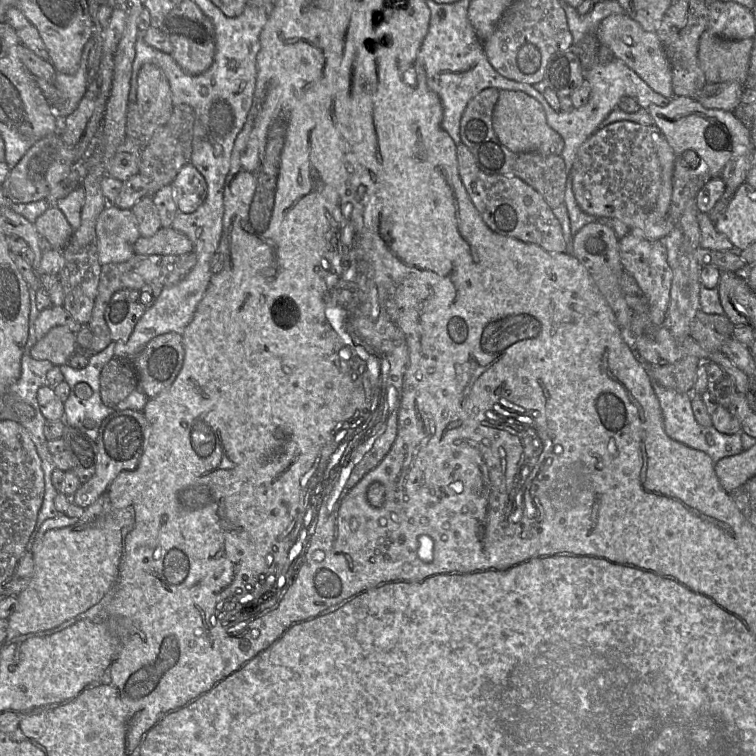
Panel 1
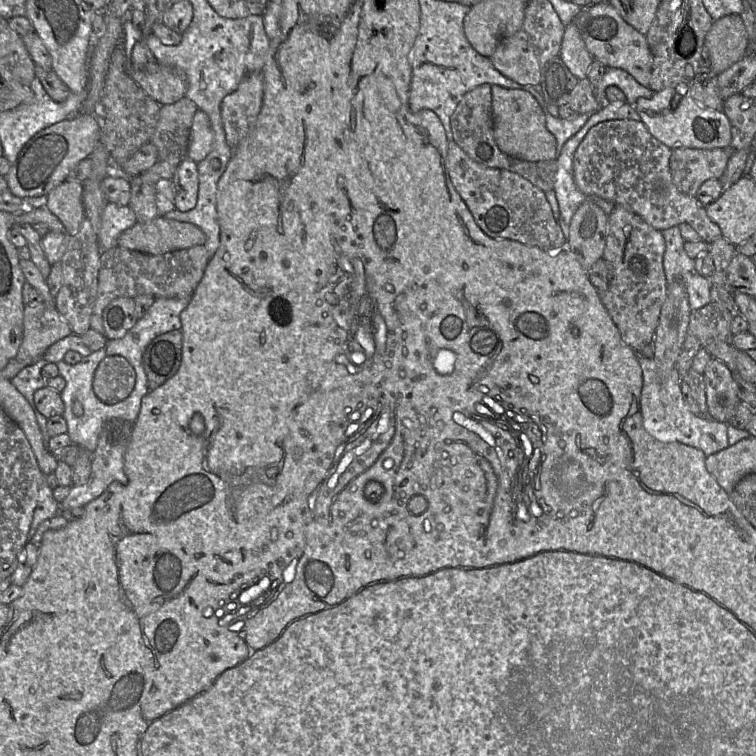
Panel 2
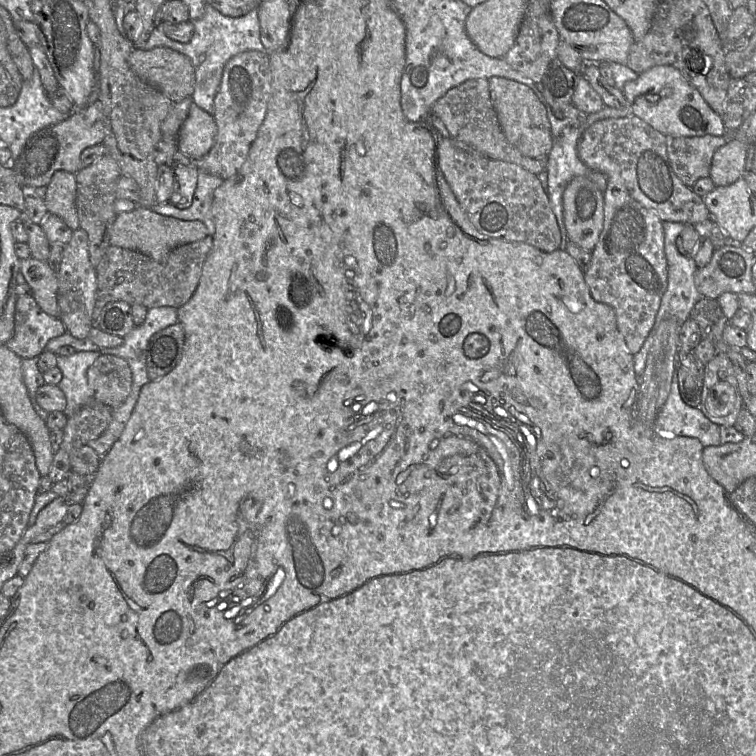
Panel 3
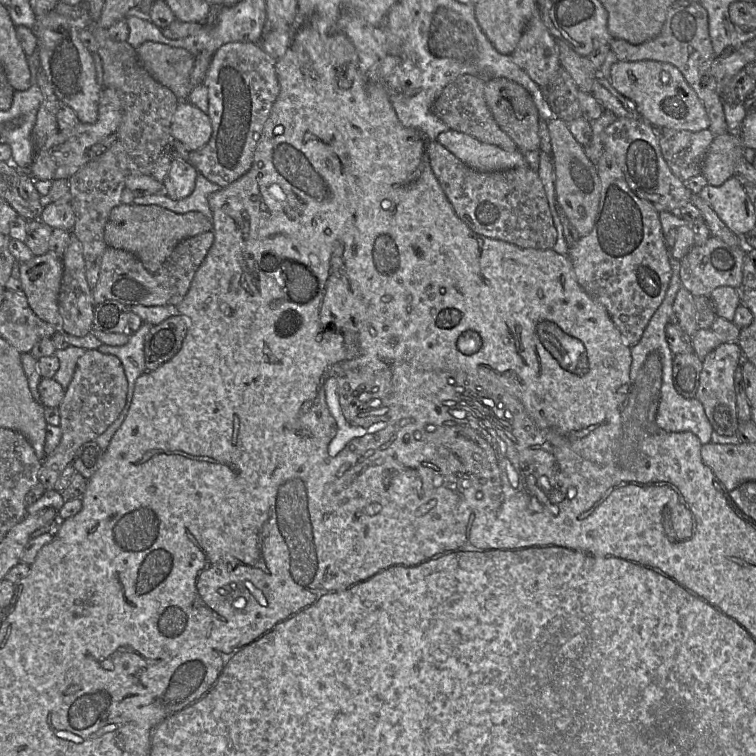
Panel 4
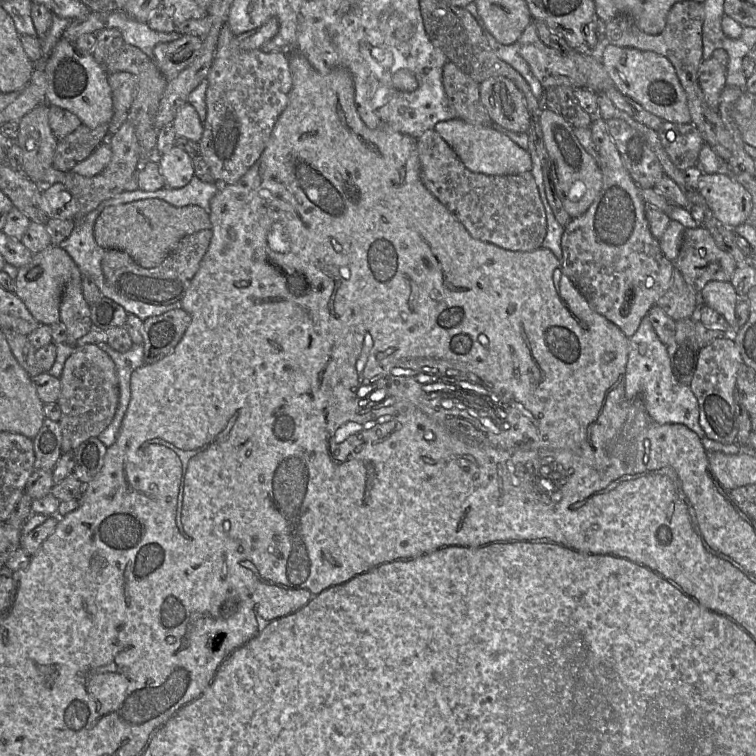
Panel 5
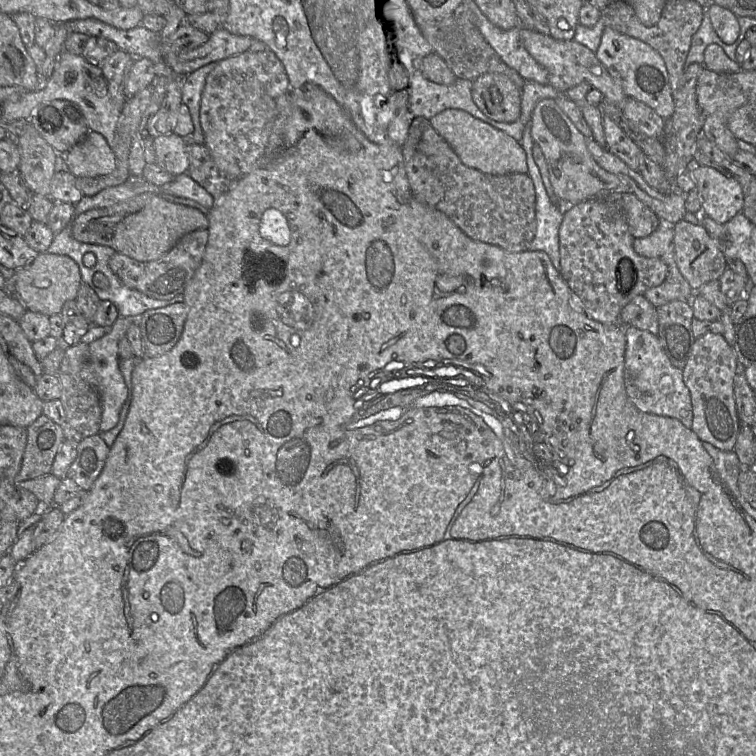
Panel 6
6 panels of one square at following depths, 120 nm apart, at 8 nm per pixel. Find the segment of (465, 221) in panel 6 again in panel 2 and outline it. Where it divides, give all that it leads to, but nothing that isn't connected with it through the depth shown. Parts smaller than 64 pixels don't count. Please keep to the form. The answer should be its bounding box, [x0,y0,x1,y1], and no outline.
[446,140,566,253]

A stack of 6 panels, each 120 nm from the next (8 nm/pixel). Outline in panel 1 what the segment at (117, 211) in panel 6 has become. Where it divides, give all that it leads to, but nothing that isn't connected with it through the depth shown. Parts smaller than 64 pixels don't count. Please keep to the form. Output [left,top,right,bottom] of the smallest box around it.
[134,227,193,255]

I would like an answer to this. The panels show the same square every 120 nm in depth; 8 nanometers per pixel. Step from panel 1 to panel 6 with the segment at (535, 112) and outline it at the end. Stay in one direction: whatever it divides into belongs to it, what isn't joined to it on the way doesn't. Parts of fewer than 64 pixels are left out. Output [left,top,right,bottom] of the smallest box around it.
[473,73,521,123]

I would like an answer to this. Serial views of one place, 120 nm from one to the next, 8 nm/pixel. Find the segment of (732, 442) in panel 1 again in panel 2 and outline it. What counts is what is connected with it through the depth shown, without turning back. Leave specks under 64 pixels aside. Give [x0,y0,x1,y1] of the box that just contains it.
[638,354,730,457]

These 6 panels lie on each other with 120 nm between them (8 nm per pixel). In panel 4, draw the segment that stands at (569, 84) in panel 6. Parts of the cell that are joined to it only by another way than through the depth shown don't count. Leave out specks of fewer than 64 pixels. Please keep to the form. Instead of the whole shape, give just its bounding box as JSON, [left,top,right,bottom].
[511,10,561,87]

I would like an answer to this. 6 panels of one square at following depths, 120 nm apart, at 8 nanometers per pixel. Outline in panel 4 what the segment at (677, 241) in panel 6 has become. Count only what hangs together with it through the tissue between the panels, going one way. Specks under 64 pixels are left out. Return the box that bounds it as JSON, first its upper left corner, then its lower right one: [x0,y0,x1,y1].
[680,236,746,296]

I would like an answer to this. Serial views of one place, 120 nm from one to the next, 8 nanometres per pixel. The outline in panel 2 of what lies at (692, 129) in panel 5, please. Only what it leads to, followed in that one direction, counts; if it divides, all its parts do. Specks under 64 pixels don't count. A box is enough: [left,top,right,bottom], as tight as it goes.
[669,148,729,196]

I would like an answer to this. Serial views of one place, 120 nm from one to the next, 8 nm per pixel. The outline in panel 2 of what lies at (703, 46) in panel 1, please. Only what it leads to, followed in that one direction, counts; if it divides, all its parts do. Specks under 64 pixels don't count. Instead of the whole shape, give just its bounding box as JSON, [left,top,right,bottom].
[703,14,748,74]

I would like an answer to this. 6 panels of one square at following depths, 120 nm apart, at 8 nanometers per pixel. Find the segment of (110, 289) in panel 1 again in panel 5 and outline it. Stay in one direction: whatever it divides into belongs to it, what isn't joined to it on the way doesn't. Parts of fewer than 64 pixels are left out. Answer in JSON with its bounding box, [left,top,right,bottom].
[101,229,211,305]

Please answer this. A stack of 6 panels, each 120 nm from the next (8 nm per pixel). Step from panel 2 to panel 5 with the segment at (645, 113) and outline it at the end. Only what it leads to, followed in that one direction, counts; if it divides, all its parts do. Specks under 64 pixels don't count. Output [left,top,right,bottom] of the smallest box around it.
[600,44,691,124]

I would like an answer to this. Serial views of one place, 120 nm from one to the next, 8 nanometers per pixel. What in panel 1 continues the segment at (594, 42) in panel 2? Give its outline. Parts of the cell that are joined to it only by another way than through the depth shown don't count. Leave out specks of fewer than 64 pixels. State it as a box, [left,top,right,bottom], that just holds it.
[595,13,674,99]

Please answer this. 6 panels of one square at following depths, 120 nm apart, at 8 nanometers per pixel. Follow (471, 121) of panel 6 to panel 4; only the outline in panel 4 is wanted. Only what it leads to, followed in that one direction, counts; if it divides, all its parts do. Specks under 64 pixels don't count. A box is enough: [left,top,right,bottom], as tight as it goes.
[437,129,529,171]

